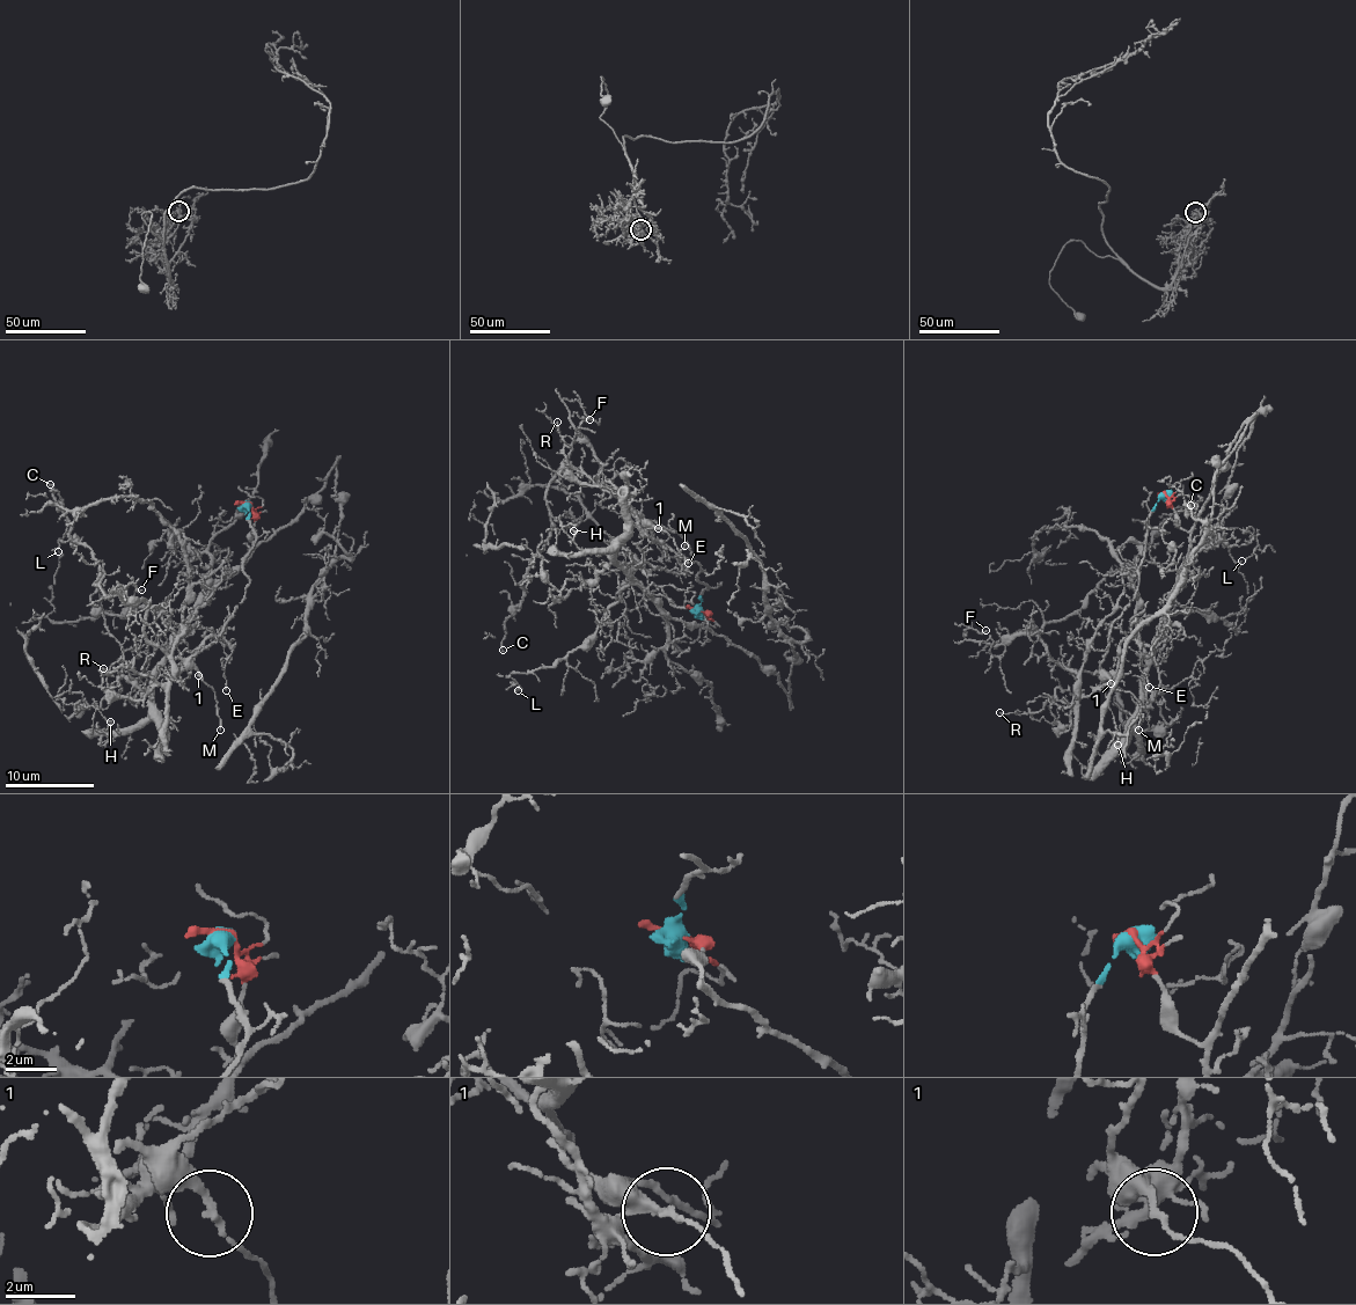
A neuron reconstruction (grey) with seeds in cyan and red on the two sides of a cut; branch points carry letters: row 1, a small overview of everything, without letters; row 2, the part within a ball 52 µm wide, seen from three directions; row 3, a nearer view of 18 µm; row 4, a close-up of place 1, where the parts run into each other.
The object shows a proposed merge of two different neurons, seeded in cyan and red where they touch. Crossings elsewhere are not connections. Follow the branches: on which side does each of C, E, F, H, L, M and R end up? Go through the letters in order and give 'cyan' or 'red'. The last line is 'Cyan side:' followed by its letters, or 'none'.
C: red
E: red
F: red
H: red
L: red
M: cyan
R: red
Cyan side: M

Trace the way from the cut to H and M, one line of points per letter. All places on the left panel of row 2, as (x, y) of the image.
H: (247, 503), (253, 552), (193, 613), (154, 679), (151, 712), (125, 728), (90, 732), (99, 711), (111, 723)
M: (247, 505), (255, 545), (243, 563), (244, 600), (190, 665), (213, 689), (219, 731)

